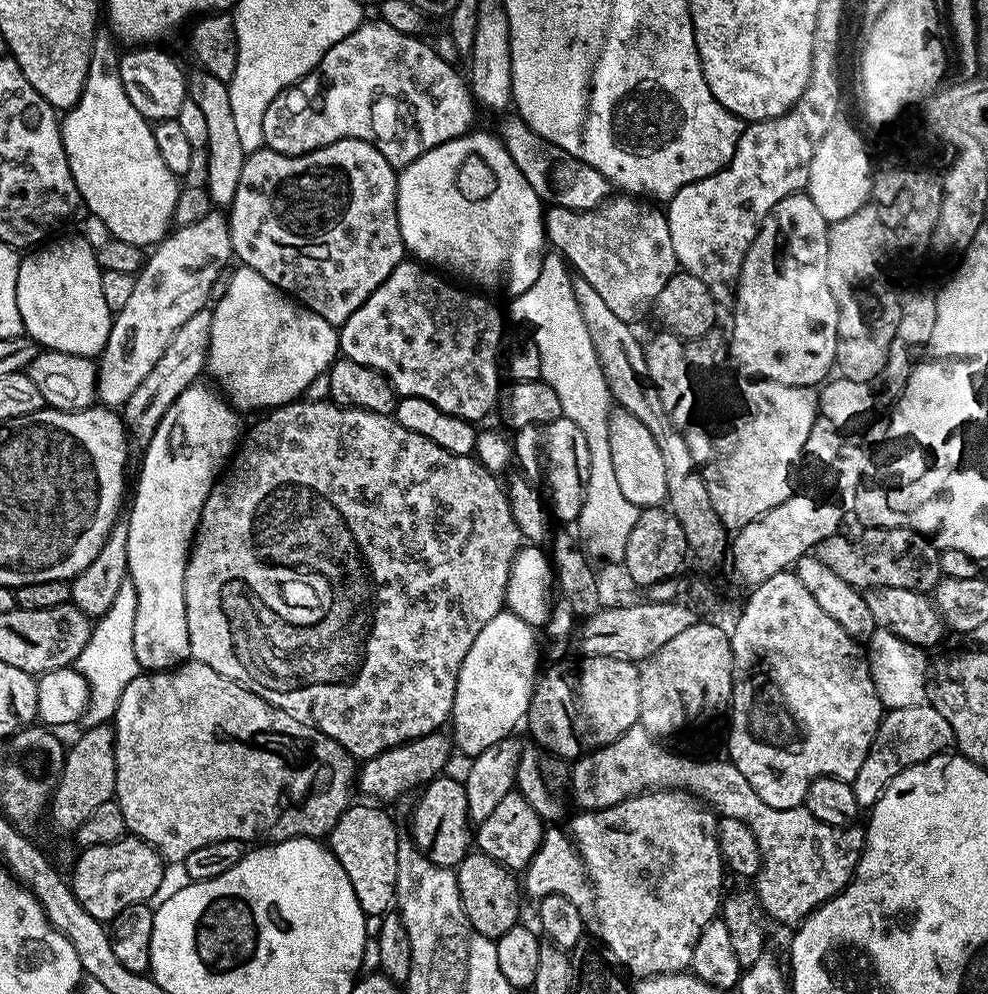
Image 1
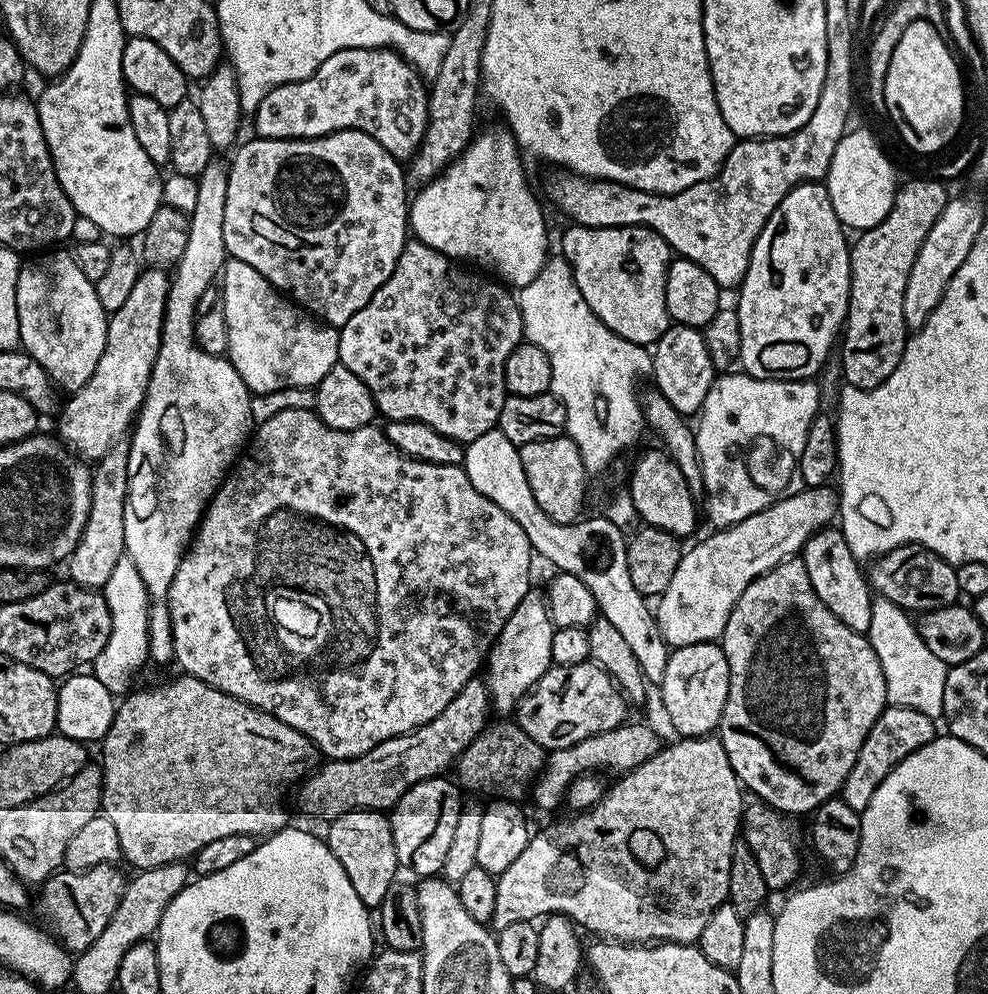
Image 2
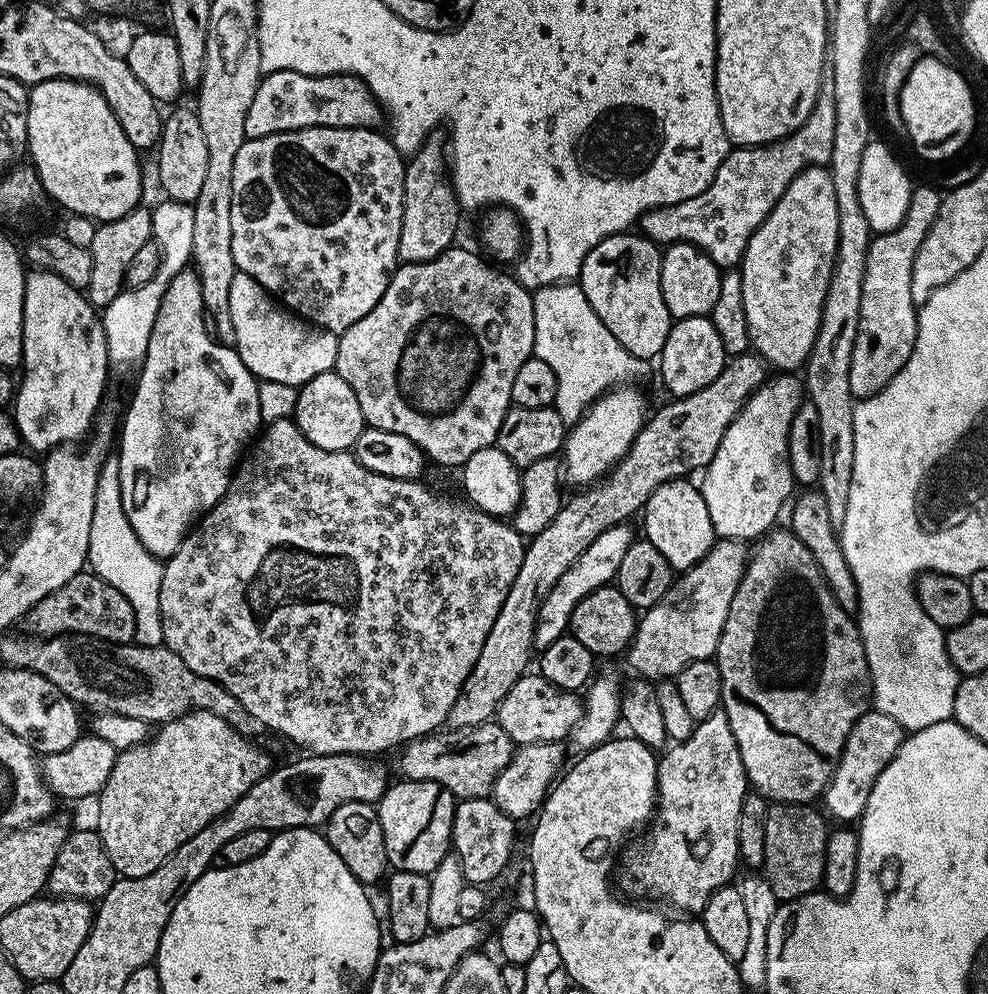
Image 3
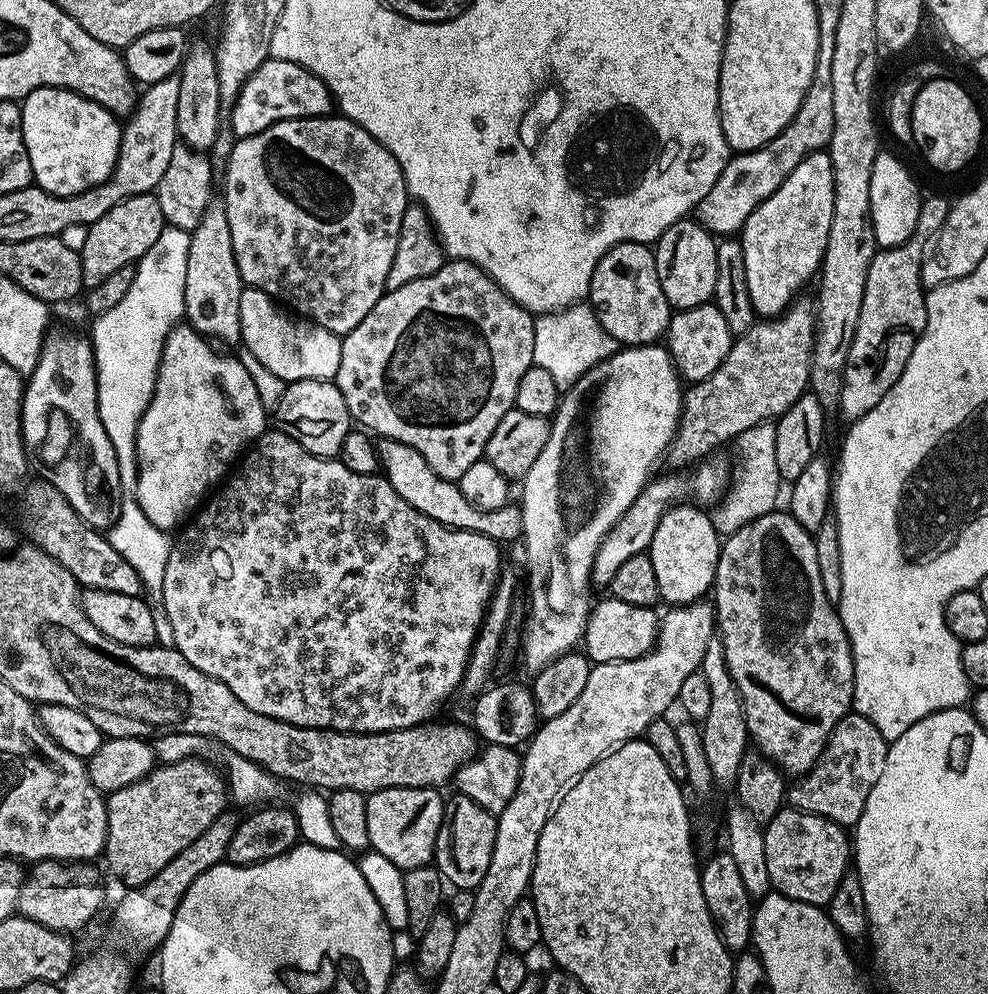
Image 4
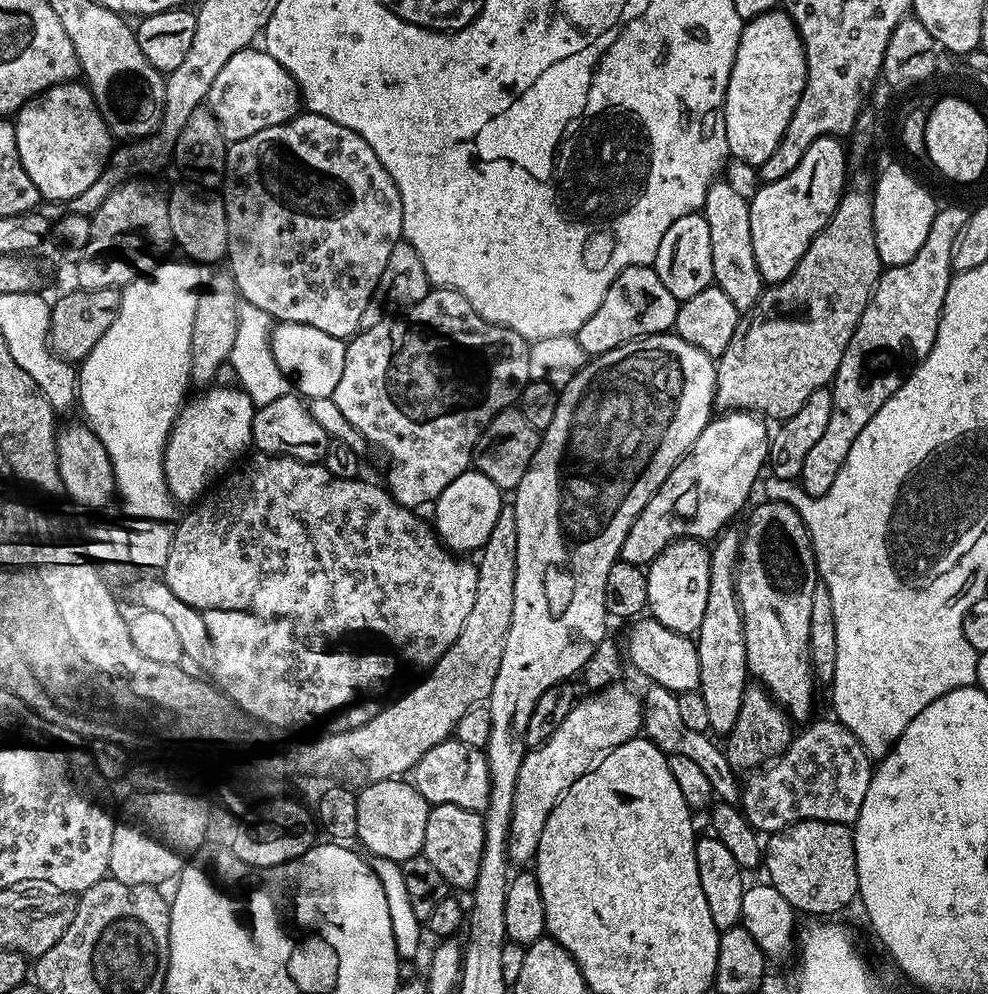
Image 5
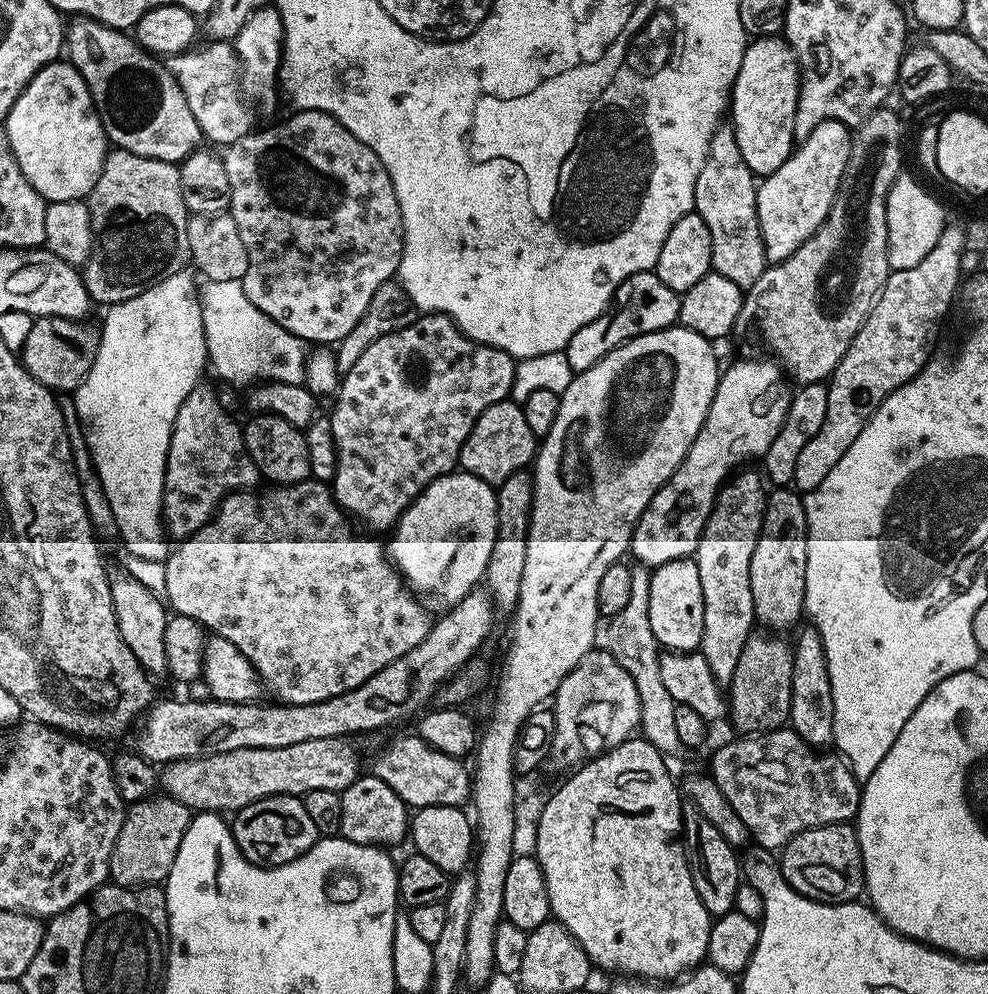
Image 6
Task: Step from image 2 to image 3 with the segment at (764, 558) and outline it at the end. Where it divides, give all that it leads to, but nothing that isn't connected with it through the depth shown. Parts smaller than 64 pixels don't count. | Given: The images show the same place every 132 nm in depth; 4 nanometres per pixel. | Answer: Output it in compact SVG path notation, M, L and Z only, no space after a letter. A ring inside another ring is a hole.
M717 539L711 550L692 568L679 578L673 579L670 590L655 606L647 609L639 617L636 635L627 649L628 664L635 675L640 678L675 678L681 670L690 666L690 662L711 660L716 655L718 638L722 634L722 626L726 626L726 614L730 614L730 602L734 598L734 590L742 578L745 566L748 565L750 548L742 540Z

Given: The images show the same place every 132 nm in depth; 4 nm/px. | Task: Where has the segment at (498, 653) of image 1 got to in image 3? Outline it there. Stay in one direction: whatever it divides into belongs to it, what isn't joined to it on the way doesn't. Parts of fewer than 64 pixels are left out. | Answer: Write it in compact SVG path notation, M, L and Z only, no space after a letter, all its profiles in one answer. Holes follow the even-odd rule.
M625 522L618 526L610 526L610 530L598 534L598 538L594 538L594 542L590 542L590 546L586 546L586 550L582 550L582 554L574 562L574 566L570 566L566 570L566 574L562 574L562 578L558 578L558 582L554 582L554 590L550 590L550 594L540 603L538 610L535 642L537 649L542 650L546 646L550 646L550 642L554 642L569 631L574 606L578 606L578 602L582 602L582 598L586 598L586 594L611 585L615 581L618 566L622 566L622 558L626 555L626 550L630 550L634 539L632 526L631 523Z

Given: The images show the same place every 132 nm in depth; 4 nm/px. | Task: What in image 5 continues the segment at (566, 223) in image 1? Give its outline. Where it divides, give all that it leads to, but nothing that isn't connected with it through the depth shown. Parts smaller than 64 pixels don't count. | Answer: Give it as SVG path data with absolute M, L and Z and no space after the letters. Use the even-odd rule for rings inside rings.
M635 264L618 278L606 290L606 298L602 298L602 306L590 314L590 318L576 331L574 337L582 346L585 357L601 356L632 340L642 336L658 336L667 333L676 323L678 302L666 286L662 286L662 278L658 278L655 267L647 264Z

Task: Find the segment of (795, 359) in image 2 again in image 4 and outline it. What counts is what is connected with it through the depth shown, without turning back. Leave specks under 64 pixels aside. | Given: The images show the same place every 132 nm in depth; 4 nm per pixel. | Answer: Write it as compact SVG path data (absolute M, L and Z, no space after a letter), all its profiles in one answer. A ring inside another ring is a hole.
M827 151L815 152L806 157L750 214L750 218L742 229L739 237L740 245L746 258L746 287L750 289L750 302L754 306L757 317L771 318L784 312L793 300L801 295L804 283L815 277L820 270L820 264L824 261L826 250L826 238L830 234L830 218L834 218L834 170Z

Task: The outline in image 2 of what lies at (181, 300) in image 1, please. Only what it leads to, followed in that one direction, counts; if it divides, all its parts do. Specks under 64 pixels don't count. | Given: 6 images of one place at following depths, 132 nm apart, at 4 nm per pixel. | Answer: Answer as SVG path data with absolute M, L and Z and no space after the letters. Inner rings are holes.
M158 268L141 271L125 304L108 317L106 346L102 358L98 358L98 366L94 366L94 374L90 374L90 382L71 393L59 409L59 439L69 452L85 462L101 460L129 431L144 405L144 395L148 392L158 346L162 342L169 283L167 271Z

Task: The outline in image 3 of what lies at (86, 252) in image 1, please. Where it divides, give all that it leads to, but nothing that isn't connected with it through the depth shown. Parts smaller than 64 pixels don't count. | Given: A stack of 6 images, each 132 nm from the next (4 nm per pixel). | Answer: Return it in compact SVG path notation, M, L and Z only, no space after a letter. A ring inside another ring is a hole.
M43 270L29 271L24 278L24 325L22 326L22 346L24 347L24 358L22 361L24 377L22 377L21 380L19 377L18 387L14 392L14 409L16 408L16 412L14 411L14 419L16 422L16 430L20 433L21 441L23 441L25 445L28 443L29 446L33 448L29 449L36 454L46 454L52 448L57 448L59 444L71 444L73 442L83 441L85 437L93 431L94 421L101 411L101 409L99 410L100 399L104 396L104 383L107 382L108 371L110 371L110 365L108 363L108 343L106 342L106 334L104 333L104 322L98 315L97 309L93 308L87 295L85 295L81 289L70 286L70 282L66 282L66 278L58 278L58 274L45 272Z

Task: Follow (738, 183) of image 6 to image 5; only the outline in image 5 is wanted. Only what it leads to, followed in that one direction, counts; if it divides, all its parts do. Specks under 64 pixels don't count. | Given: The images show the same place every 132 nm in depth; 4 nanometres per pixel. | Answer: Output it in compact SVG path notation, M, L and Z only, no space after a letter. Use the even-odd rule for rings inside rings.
M720 178L708 187L702 209L702 214L710 226L710 258L714 262L712 279L715 287L720 288L722 294L726 294L726 298L730 298L730 302L734 302L734 306L741 314L751 312L766 287L762 274L758 270L758 262L754 259L754 238L750 238L750 210L748 206L749 201L746 196L743 196L734 185L727 184L724 178Z

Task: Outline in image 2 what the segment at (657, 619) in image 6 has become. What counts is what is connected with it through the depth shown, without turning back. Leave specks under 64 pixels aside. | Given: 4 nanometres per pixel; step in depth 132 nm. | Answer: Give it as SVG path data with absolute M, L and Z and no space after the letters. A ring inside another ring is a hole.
M644 452L632 468L632 481L626 485L636 507L636 515L647 527L666 530L678 538L685 538L696 528L698 502L682 478L682 470L670 459L667 452Z

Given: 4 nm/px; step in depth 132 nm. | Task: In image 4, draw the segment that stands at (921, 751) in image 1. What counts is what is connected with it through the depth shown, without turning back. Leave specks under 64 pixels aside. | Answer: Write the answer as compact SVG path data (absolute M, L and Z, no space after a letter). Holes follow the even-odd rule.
M855 710L849 712L841 718L838 726L834 726L814 766L793 783L796 784L793 788L791 785L787 789L787 807L818 814L822 819L832 820L841 826L855 826L866 810L866 798L870 798L870 790L874 790L874 782L878 782L882 766L886 766L888 746L889 741L878 734L878 726L874 726L870 718Z

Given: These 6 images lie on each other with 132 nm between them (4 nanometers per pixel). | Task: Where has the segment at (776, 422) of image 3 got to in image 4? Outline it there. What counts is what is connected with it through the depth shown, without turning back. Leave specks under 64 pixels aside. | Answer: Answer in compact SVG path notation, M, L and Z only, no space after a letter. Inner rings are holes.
M772 422L754 426L736 437L734 449L736 448L736 460L740 465L737 468L735 465L724 495L710 512L717 532L737 532L742 526L754 522L754 518L762 518L762 514L777 507L776 499L780 496L782 481L778 474L778 462L774 459L775 437L776 426Z

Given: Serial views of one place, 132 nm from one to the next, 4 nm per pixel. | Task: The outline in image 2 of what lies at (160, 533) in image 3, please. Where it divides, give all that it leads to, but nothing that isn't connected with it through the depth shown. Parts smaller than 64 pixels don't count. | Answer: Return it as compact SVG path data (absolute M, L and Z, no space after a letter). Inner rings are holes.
M213 162L202 170L196 180L198 202L188 218L190 239L182 258L174 265L174 273L168 285L168 300L164 304L162 342L158 346L158 358L154 362L144 405L134 421L128 445L128 493L126 494L126 542L127 559L138 566L142 582L151 601L148 609L148 658L154 665L172 664L174 638L168 613L168 591L174 574L178 574L180 560L188 551L204 512L220 485L223 484L237 460L240 459L254 431L252 397L242 374L234 370L231 360L224 356L206 354L196 341L196 307L202 292L214 284L221 275L226 259L226 242L222 238L222 218L226 218L226 186L228 170L222 163Z

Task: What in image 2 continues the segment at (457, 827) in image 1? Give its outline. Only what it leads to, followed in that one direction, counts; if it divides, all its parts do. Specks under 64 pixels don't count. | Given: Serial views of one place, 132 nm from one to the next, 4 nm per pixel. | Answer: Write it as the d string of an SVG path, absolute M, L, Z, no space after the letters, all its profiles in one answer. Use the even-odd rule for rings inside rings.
M437 778L418 782L418 786L406 790L406 794L402 794L390 809L396 863L401 869L409 868L416 878L432 878L442 872L454 829L458 827L462 792L449 780Z

